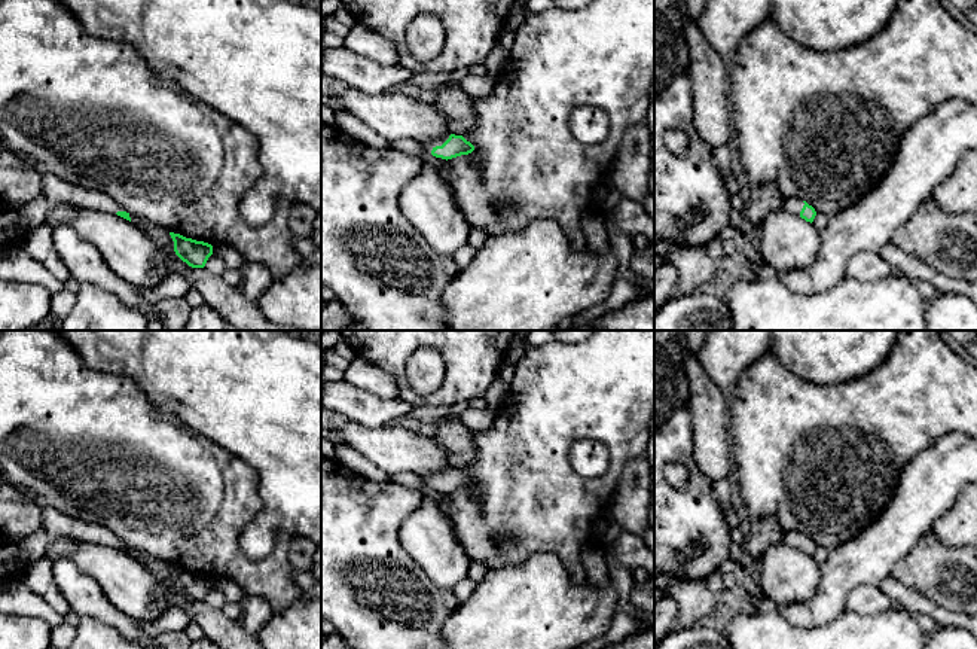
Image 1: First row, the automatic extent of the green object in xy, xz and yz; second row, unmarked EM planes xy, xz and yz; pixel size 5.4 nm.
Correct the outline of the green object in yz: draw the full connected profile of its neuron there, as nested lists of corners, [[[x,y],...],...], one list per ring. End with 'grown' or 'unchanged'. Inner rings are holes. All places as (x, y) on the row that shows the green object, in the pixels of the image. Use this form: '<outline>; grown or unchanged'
[[[784,198],[784,210],[800,216],[802,219],[810,223],[816,216],[815,208],[800,198]]]; grown

